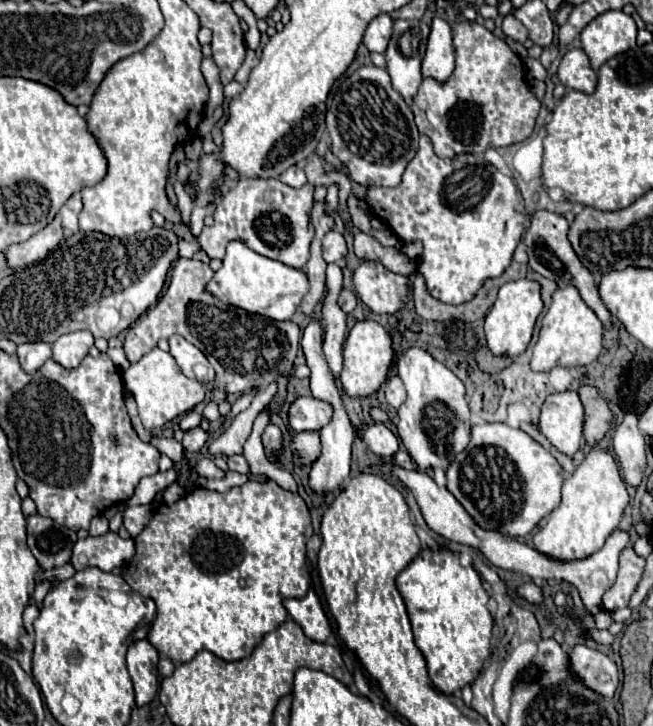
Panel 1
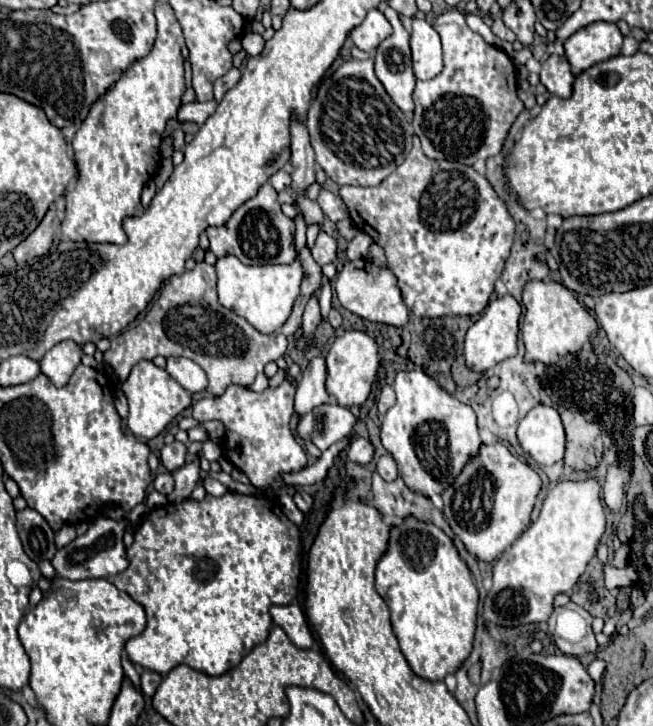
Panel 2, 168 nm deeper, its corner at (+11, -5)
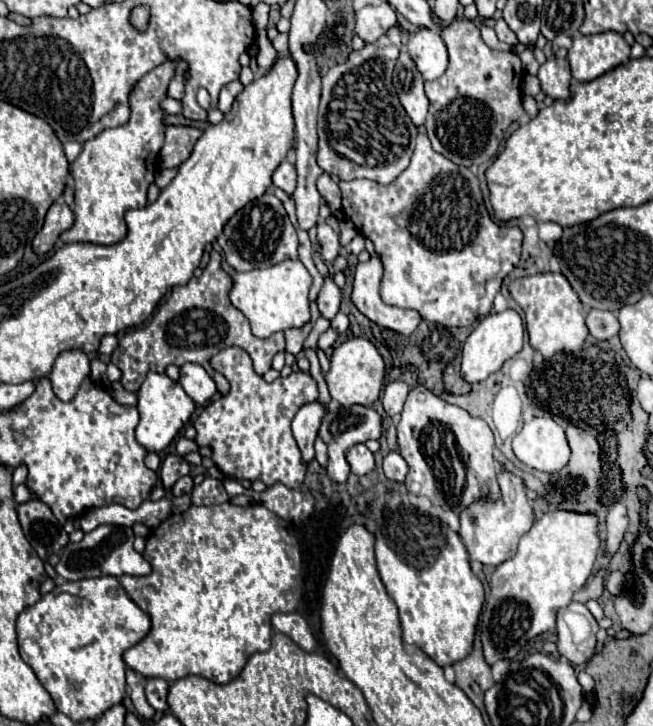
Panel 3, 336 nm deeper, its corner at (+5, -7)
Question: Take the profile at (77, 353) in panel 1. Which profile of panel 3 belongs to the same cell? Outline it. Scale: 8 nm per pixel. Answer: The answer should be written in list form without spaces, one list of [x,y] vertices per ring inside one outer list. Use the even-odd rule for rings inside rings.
[[[65,350],[57,356],[49,380],[53,384],[53,392],[59,400],[71,400],[83,378],[89,376],[89,358],[83,350]]]

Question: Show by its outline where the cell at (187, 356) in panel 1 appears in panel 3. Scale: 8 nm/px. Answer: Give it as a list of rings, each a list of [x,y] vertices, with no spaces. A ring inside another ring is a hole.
[[[183,364],[181,366],[179,384],[197,404],[207,404],[211,400],[211,396],[217,392],[211,376],[205,372],[203,366],[197,366],[197,364]]]

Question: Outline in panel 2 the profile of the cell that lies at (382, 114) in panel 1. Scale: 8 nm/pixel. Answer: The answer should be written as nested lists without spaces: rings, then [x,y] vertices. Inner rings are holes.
[[[373,58],[367,60],[347,60],[329,78],[325,78],[317,90],[317,96],[307,112],[307,128],[311,134],[311,146],[315,148],[315,160],[325,170],[325,174],[339,186],[379,186],[395,168],[401,152],[401,162],[411,150],[411,122],[395,106],[395,102],[385,92],[383,84],[373,72]]]

